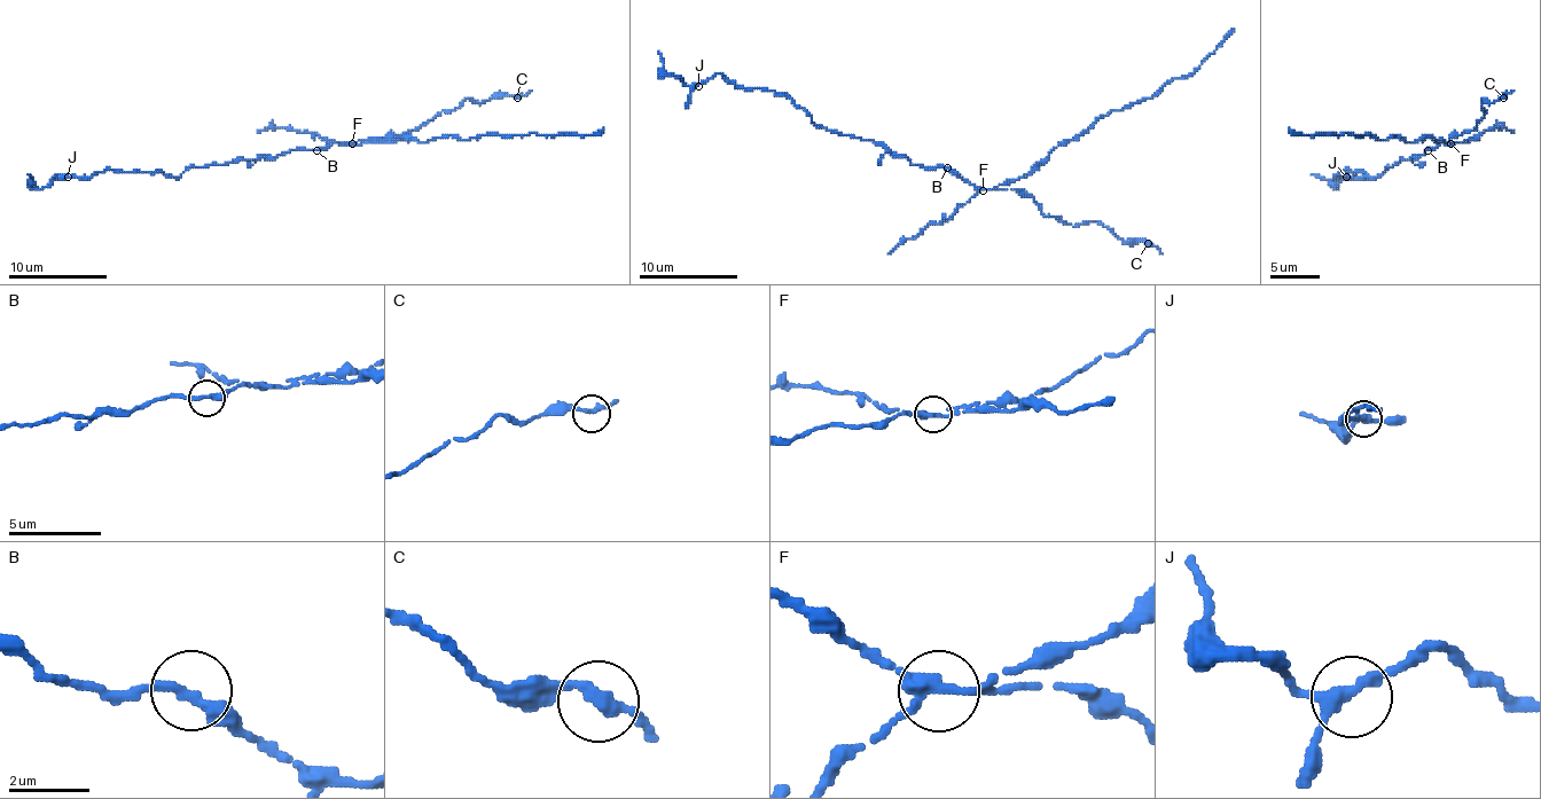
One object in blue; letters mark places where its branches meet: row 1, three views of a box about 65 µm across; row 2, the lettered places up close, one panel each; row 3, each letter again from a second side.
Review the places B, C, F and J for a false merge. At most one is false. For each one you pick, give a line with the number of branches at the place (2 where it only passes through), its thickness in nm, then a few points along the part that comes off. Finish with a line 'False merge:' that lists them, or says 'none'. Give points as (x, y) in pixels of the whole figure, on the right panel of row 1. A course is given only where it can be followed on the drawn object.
F: branches 3; calibre 280 nm; course (1449, 142), (1420, 138), (1407, 142), (1395, 135), (1381, 140), (1370, 135), (1296, 135), (1289, 127)
False merge: F

